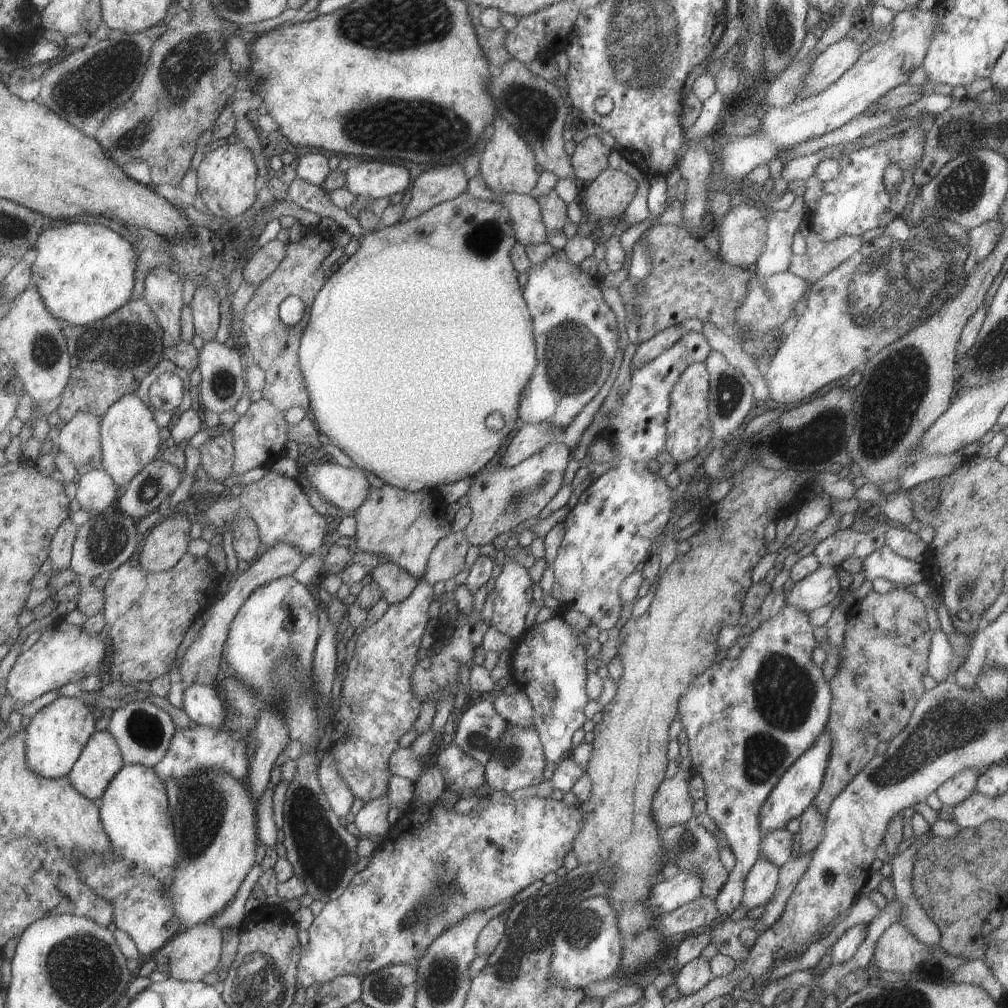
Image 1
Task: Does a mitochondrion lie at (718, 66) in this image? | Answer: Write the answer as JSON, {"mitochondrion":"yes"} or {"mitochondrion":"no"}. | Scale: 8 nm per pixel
{"mitochondrion":"no"}

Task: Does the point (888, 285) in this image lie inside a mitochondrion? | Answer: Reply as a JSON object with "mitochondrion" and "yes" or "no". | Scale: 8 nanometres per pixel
{"mitochondrion":"yes"}

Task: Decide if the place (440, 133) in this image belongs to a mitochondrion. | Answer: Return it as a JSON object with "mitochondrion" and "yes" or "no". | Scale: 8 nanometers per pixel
{"mitochondrion":"yes"}

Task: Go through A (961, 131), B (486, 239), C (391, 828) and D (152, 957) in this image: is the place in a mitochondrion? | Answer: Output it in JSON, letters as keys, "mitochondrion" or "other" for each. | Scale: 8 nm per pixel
{"A":"mitochondrion","B":"mitochondrion","C":"other","D":"other"}

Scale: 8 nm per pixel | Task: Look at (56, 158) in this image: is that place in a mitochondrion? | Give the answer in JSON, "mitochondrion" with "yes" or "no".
{"mitochondrion":"no"}

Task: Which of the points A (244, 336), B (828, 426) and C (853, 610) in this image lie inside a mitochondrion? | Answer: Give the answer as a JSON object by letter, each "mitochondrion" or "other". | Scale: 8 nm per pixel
{"A":"other","B":"mitochondrion","C":"other"}

